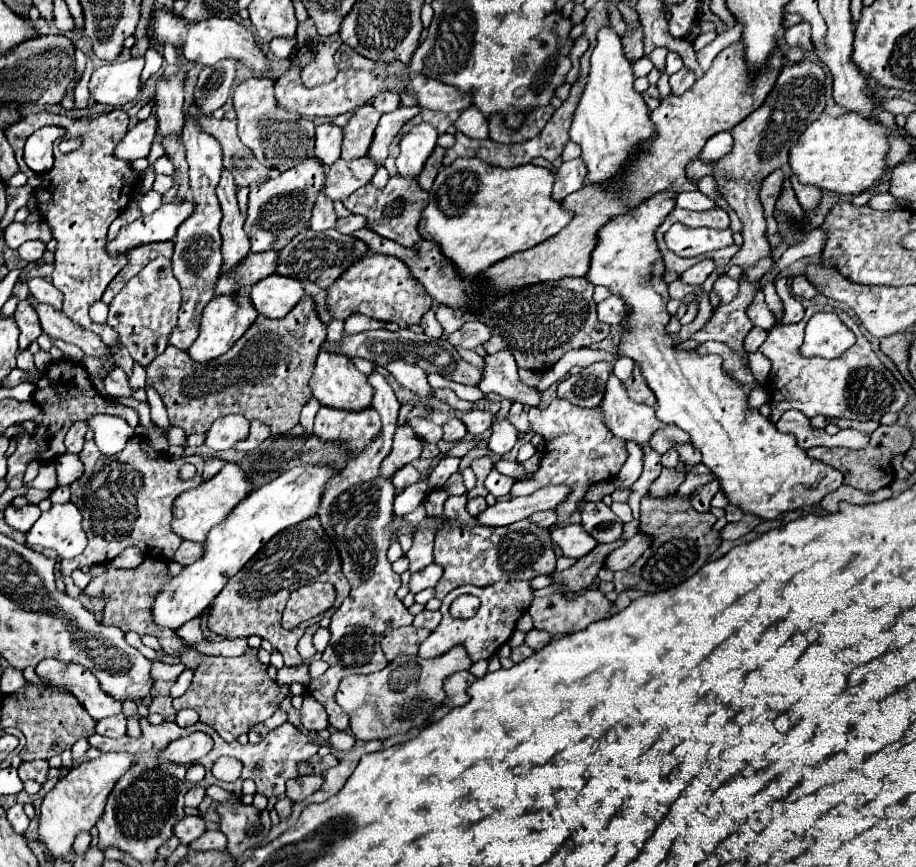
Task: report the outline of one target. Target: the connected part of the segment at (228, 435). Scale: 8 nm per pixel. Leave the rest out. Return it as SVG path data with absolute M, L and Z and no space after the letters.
M227 415L217 419L205 433L205 447L215 451L231 449L235 441L247 437L247 433L249 433L249 421L243 415Z

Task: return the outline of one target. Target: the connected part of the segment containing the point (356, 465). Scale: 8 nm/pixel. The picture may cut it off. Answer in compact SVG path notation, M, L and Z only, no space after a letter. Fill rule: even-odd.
M371 371L367 375L367 381L369 385L373 385L373 407L379 411L383 421L381 433L377 433L373 443L369 443L369 449L365 449L361 457L349 459L347 467L335 479L329 481L319 507L321 525L339 549L343 573L351 585L351 593L331 617L331 625L329 625L331 641L323 651L323 661L329 663L329 669L321 677L311 681L309 693L325 707L329 715L329 723L339 731L345 731L349 727L347 713L339 709L339 705L335 703L335 691L341 679L353 673L381 671L387 665L385 653L381 653L381 643L379 643L383 631L391 627L405 627L405 625L411 625L413 621L413 615L397 597L397 589L401 587L401 577L393 571L391 563L387 561L387 549L389 549L387 525L393 515L395 487L391 485L389 479L383 479L379 475L379 465L391 451L391 441L397 429L397 413L401 403L397 401L393 389L389 387L387 379L381 373Z

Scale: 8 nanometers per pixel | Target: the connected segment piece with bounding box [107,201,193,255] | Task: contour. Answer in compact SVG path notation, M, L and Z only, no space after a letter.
M193 201L165 203L153 215L139 217L137 221L125 225L115 237L115 241L107 245L107 251L115 255L115 253L125 253L127 249L143 243L169 241L175 237L181 221L191 217L191 213L193 213Z

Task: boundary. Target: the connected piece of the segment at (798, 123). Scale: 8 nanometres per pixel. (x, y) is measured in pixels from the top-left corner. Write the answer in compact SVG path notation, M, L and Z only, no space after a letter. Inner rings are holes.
M799 61L783 65L779 71L779 77L775 81L773 91L765 99L765 103L745 117L731 133L735 135L735 143L731 153L727 153L721 161L715 163L713 175L717 179L721 195L727 199L729 207L737 213L737 217L743 223L741 235L743 245L737 251L737 255L731 259L725 267L717 268L701 285L705 295L709 296L714 282L718 277L727 273L733 265L741 267L753 267L761 259L773 257L773 249L767 239L767 221L763 215L763 207L759 201L761 181L773 173L775 169L783 167L789 161L789 149L799 139L799 135L823 113L825 109L825 69L819 63L813 61ZM787 133L793 133L793 139L787 137Z

